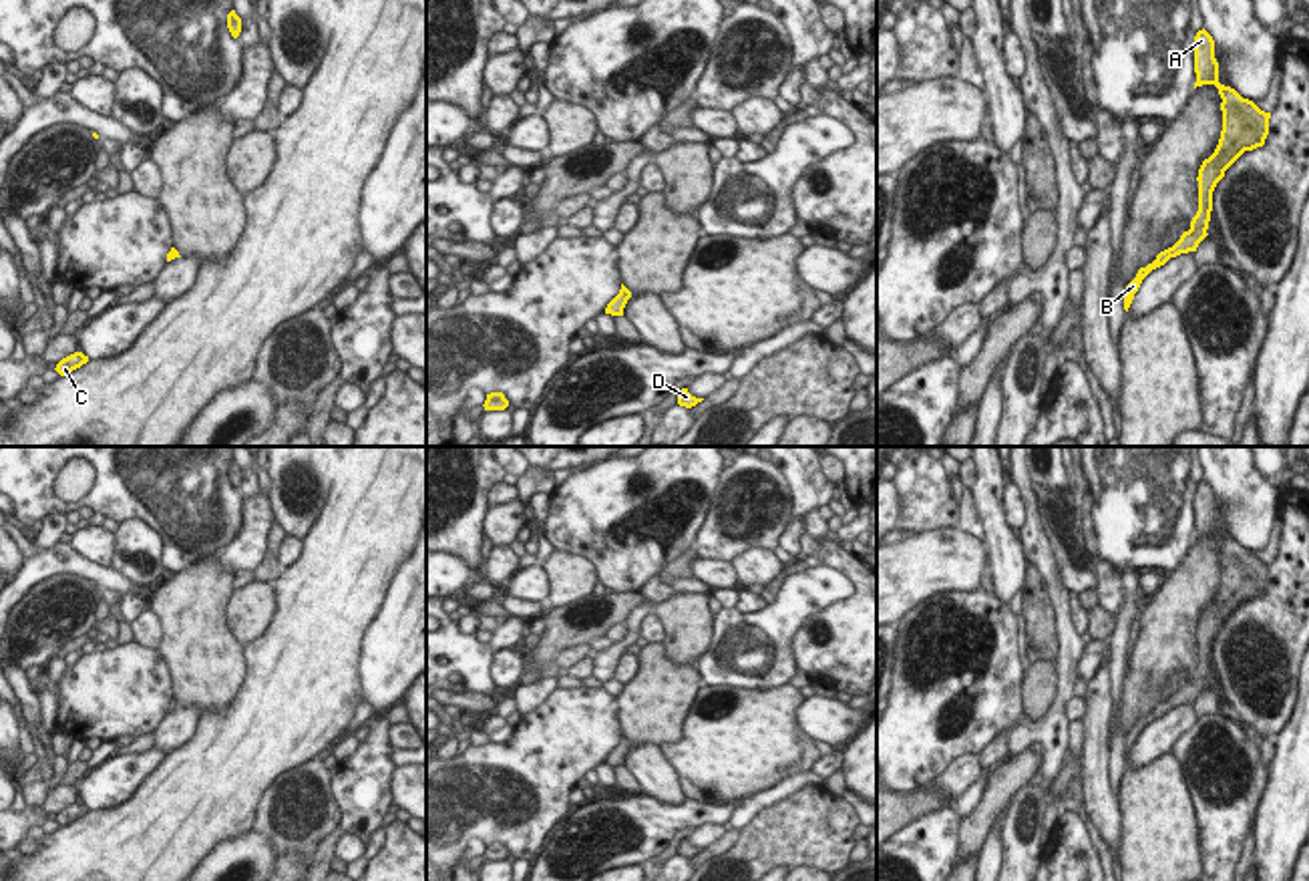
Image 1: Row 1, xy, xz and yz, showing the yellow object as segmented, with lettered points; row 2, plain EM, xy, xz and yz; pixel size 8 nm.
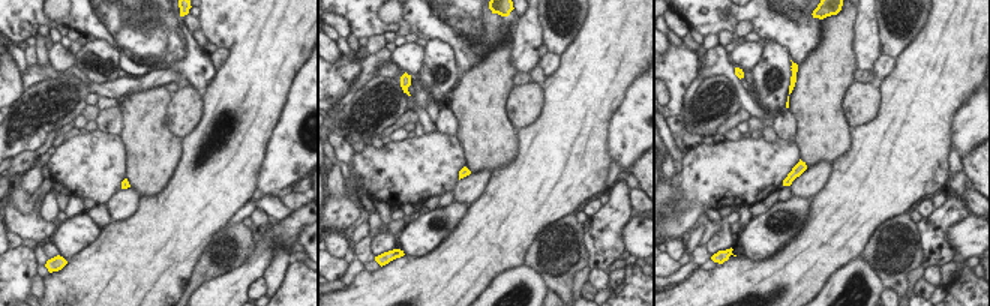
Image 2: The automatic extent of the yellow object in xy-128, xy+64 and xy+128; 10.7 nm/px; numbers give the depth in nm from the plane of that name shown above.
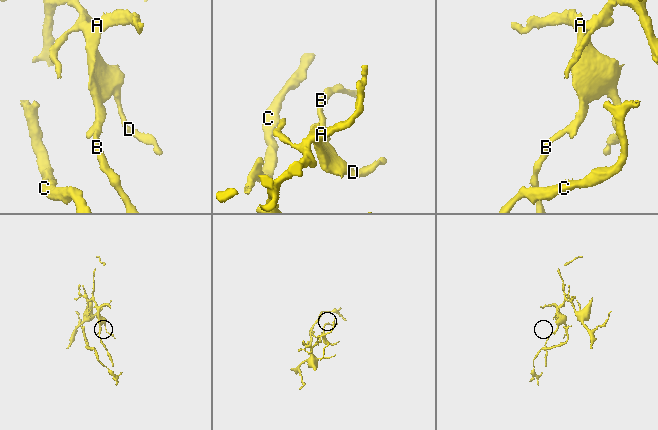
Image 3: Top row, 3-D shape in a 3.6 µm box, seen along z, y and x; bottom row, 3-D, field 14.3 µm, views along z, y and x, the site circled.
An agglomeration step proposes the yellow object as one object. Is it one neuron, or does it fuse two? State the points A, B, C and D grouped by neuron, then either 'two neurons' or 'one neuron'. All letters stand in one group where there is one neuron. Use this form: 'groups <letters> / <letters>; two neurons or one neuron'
groups A B C D; one neuron

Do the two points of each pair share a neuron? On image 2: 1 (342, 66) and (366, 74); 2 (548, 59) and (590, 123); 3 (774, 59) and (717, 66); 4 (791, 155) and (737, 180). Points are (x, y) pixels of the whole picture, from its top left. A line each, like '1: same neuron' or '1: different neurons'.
1: different neurons
2: different neurons
3: different neurons
4: same neuron

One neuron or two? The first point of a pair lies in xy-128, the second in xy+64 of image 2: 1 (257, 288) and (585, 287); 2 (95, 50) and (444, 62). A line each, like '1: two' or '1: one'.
1: two
2: one

